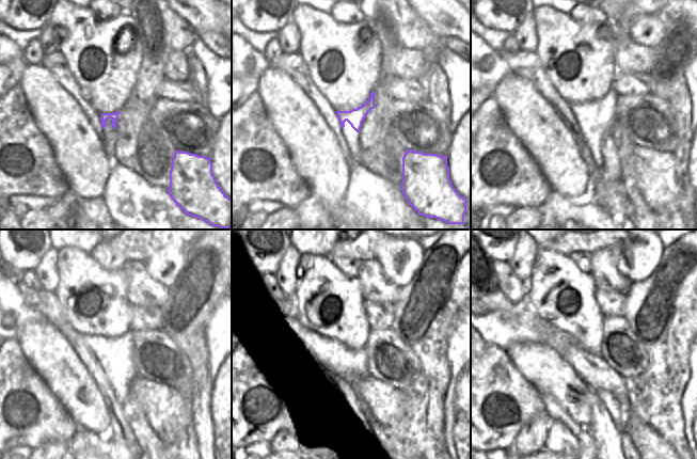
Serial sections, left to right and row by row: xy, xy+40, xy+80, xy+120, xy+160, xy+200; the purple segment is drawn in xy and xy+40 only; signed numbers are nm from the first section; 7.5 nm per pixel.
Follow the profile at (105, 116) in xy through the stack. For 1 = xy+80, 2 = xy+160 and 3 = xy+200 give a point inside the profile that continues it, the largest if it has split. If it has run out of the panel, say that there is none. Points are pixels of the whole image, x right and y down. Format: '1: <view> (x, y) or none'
1: xy+80 (599, 114)
2: xy+160 (333, 350)
3: xy+200 (592, 368)

